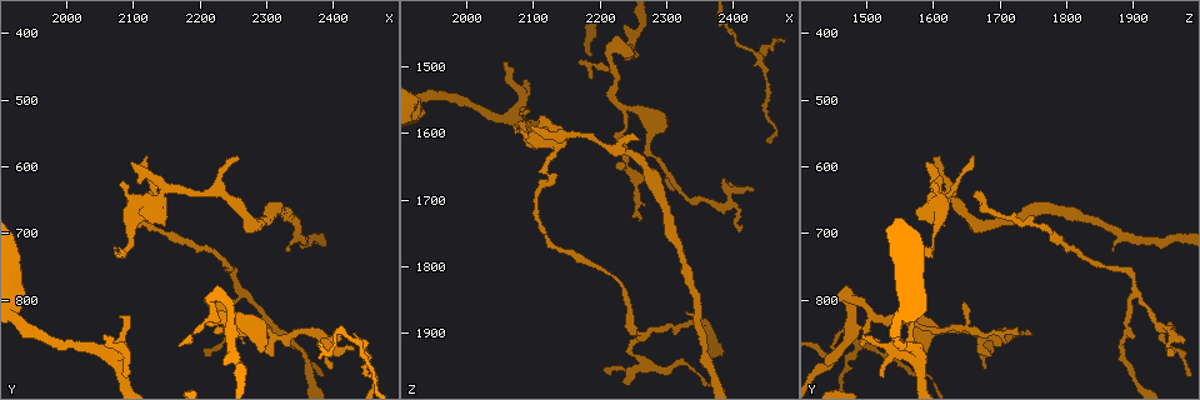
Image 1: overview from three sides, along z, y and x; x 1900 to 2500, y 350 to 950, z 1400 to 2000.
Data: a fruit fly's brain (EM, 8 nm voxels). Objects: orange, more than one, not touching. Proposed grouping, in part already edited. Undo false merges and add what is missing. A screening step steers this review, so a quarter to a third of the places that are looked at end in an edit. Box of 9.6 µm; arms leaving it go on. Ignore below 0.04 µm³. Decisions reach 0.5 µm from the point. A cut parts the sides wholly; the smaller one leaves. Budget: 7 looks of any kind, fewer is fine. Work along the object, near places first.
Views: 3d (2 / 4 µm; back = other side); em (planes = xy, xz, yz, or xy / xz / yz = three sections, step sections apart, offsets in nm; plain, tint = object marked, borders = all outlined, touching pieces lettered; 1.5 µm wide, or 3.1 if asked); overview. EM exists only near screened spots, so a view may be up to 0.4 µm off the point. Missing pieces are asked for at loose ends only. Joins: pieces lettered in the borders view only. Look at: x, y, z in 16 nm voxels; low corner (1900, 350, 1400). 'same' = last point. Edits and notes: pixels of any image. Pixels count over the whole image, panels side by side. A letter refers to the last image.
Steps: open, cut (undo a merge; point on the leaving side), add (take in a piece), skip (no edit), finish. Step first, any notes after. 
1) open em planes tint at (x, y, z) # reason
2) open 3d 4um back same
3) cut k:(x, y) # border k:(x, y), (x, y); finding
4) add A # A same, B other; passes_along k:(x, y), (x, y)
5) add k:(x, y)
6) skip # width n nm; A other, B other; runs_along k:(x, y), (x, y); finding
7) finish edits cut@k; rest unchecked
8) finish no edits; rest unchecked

open 3d 2um at (2065, 860, 1490) # tapers out

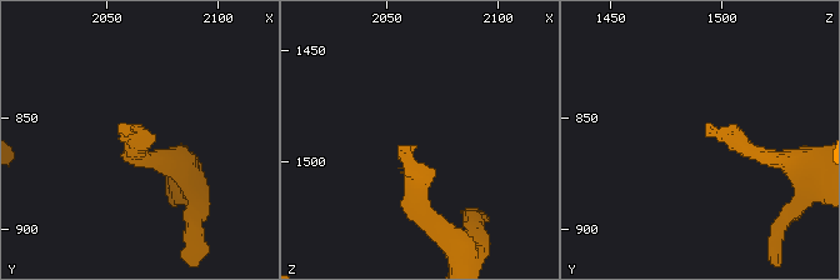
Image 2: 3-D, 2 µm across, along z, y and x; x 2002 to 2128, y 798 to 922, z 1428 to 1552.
open em yz step 8 tint at (2062, 855, 1492) # need the tissue

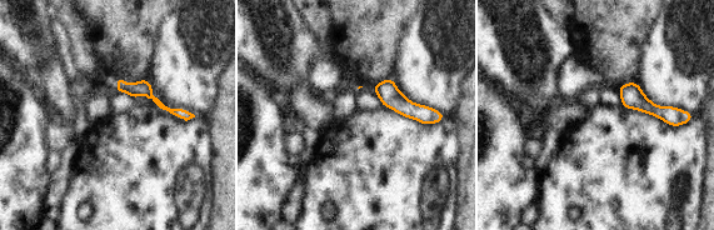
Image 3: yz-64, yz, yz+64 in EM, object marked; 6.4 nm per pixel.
open em planes borders same # another direction

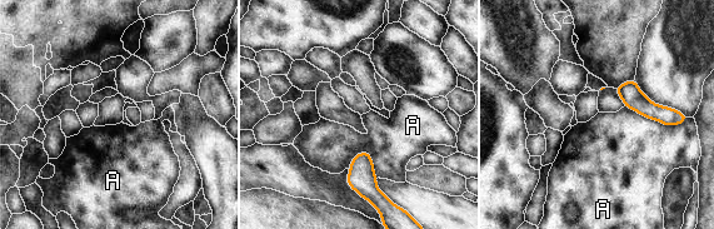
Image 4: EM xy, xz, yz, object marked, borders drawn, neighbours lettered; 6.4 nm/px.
skip # longest_contact A 360 nm; A other; border 4:(624, 105), (644, 117), (677, 125); no lettered piece goes on from it

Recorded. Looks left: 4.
open 3d 4um at (2150, 630, 1600) # calibre changes

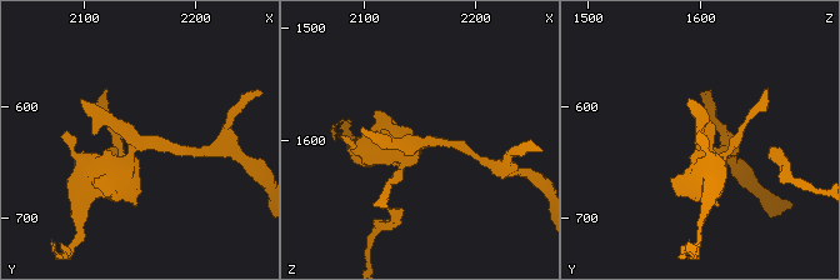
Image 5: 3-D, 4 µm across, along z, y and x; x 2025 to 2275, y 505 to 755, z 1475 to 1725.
open em yz step 4 borders at (2156, 634, 1604)

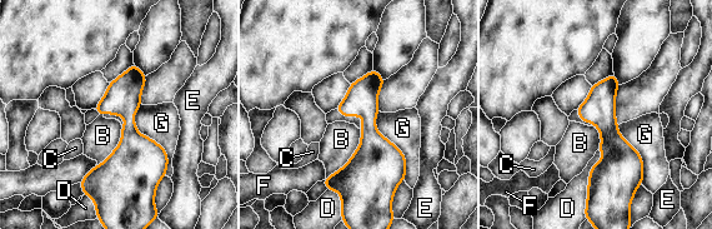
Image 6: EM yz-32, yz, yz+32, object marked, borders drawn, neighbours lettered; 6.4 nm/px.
skip # B other, C other, D other, E other, F other, G other; runs_along 6:(612, 78), (610, 167), (593, 184); one neuron here

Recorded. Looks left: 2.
open em xy step 4 borders at (2310, 885, 1685) # free end

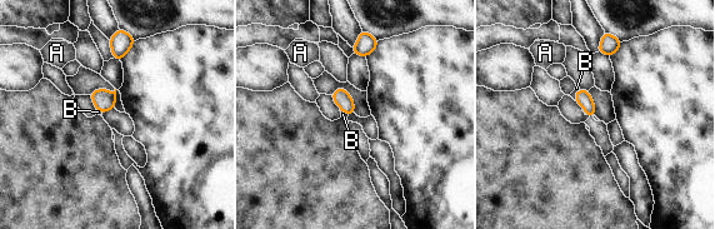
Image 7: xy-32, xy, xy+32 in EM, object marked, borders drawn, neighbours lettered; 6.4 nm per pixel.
open em planes borders same

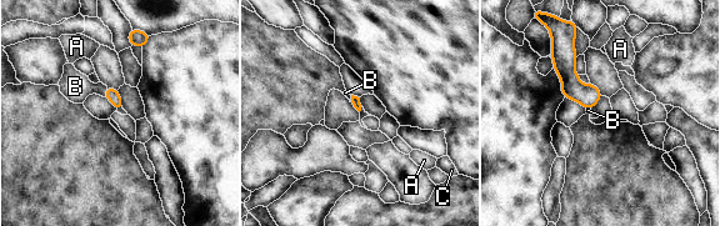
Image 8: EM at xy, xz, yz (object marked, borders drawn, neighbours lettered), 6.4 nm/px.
add B # A other, B same, C other; it goes on there

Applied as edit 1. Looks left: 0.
finish edits add@8; rest unchecked

